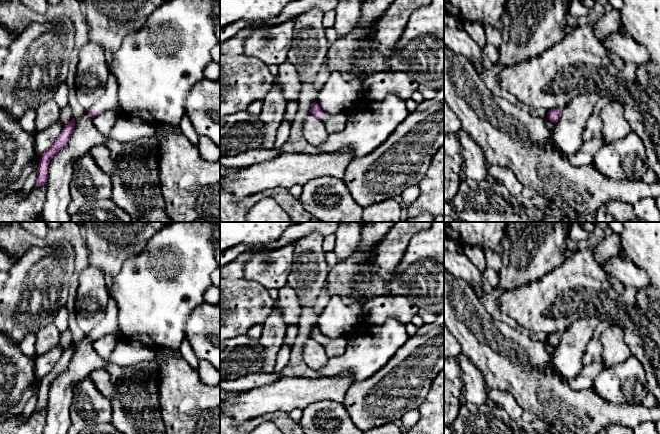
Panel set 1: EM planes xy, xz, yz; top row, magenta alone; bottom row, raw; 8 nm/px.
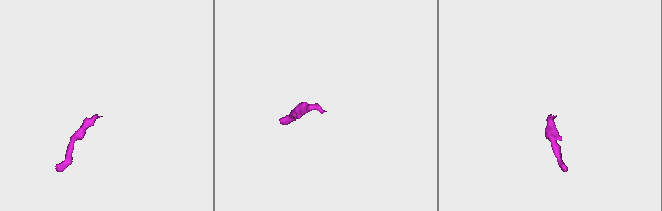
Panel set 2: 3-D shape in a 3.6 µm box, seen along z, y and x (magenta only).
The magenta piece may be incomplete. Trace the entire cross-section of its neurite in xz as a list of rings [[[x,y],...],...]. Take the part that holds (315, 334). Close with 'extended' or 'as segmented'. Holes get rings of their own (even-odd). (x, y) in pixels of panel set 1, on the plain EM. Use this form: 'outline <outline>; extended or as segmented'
outline [[[316,326],[311,328],[310,337],[324,346],[328,358],[338,357],[346,351],[346,337],[327,338],[320,333]]]; extended

